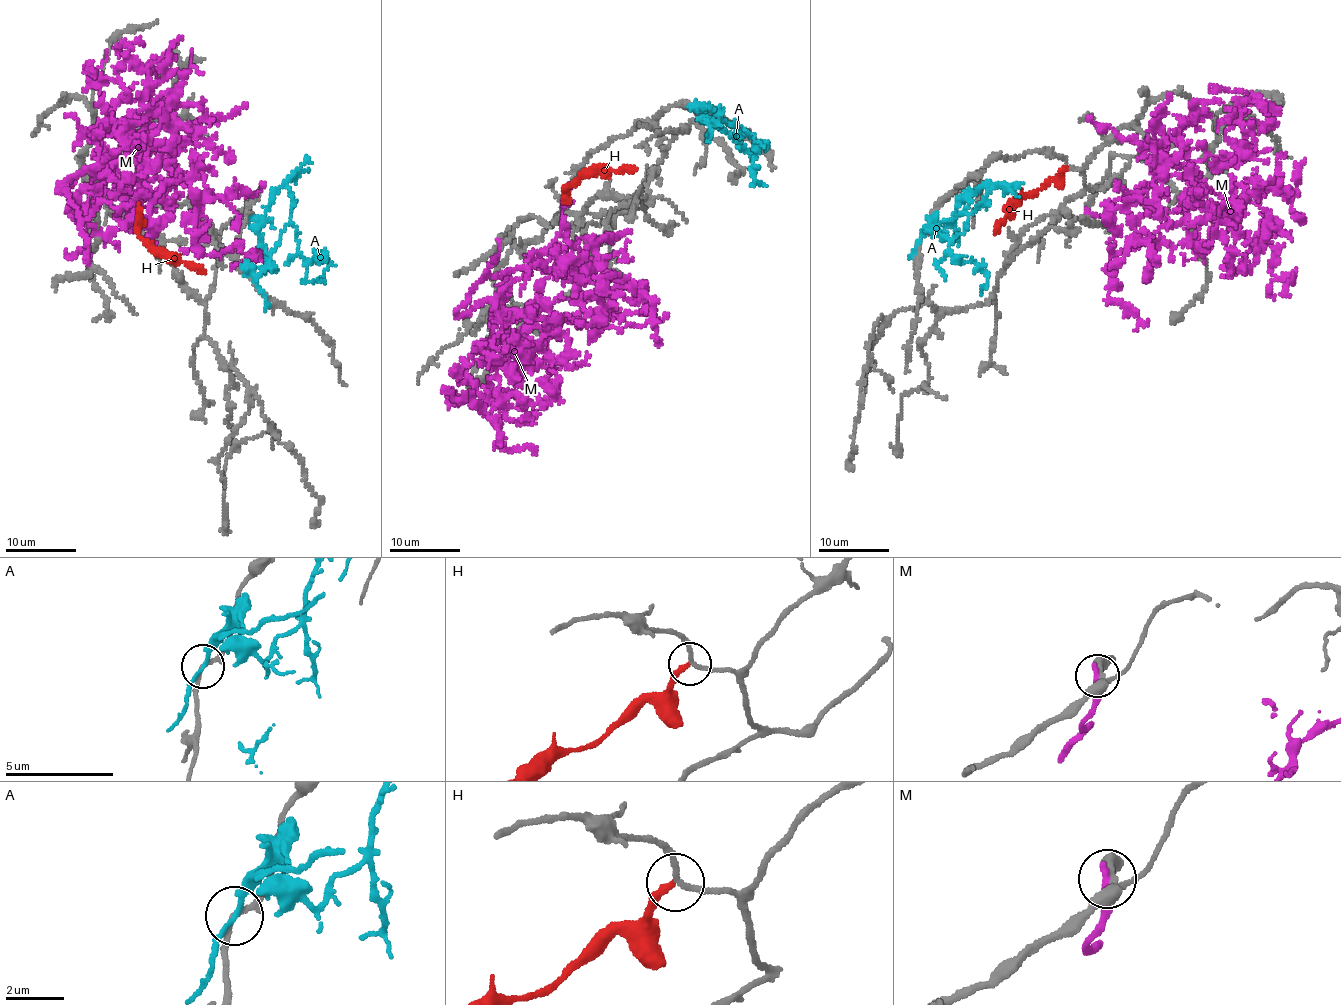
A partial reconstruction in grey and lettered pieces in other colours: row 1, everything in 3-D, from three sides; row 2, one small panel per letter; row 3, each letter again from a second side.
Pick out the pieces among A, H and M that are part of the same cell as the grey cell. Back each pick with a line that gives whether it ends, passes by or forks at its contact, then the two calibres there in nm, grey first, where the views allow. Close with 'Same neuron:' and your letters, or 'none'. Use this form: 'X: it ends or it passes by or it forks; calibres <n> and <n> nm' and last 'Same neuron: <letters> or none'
Same neuron: none

